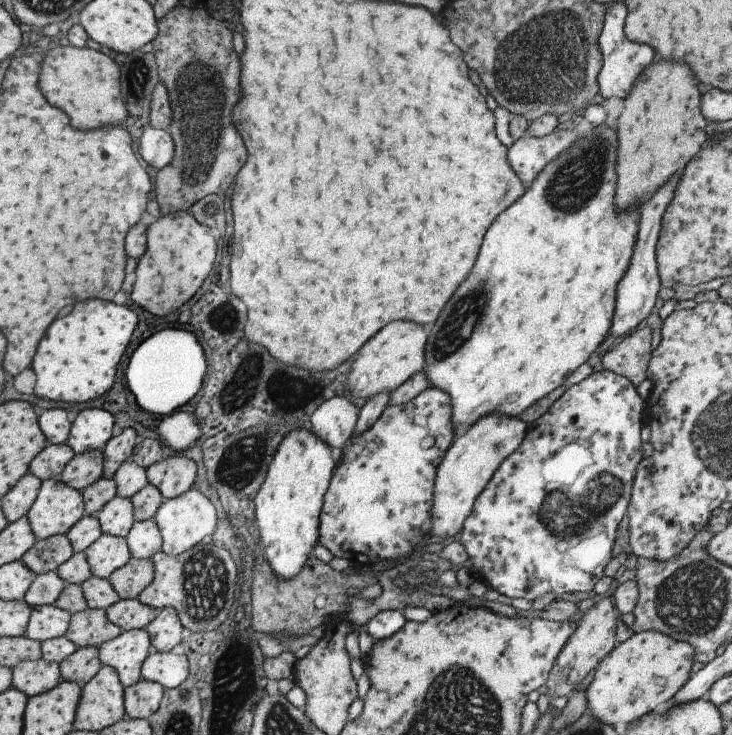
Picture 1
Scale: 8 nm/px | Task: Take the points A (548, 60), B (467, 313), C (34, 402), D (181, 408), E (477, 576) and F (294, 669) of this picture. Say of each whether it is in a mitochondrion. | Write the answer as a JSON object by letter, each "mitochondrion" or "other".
{"A":"mitochondrion","B":"mitochondrion","C":"other","D":"other","E":"other","F":"other"}

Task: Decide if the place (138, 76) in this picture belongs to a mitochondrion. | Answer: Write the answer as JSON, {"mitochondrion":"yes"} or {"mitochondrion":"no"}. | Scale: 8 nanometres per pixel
{"mitochondrion":"yes"}

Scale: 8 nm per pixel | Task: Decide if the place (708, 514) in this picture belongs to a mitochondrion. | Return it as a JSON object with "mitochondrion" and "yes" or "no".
{"mitochondrion":"no"}

